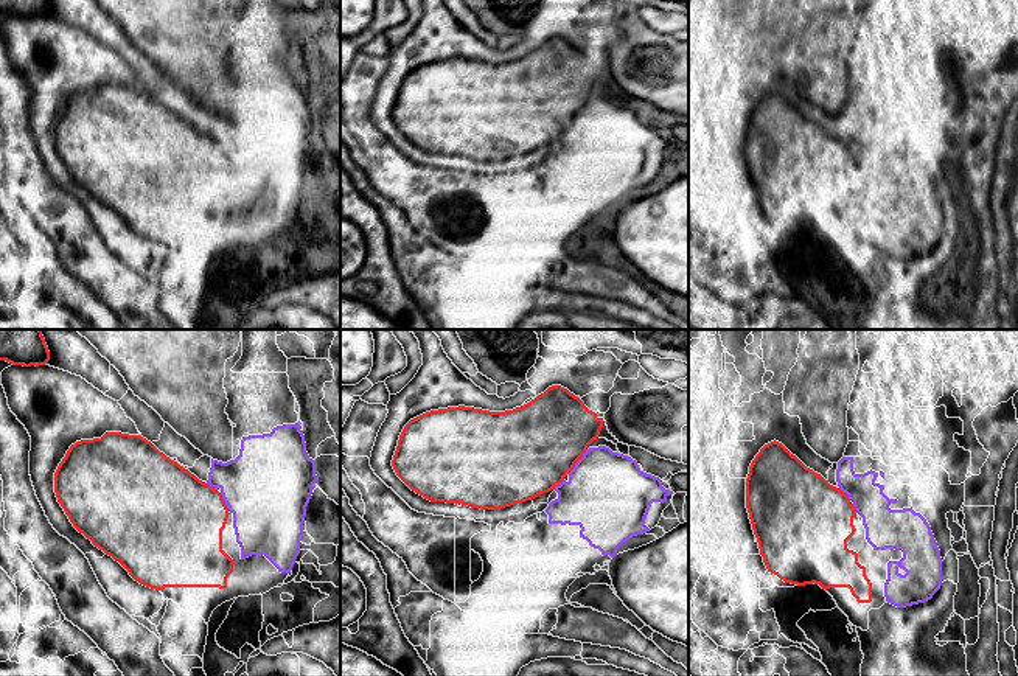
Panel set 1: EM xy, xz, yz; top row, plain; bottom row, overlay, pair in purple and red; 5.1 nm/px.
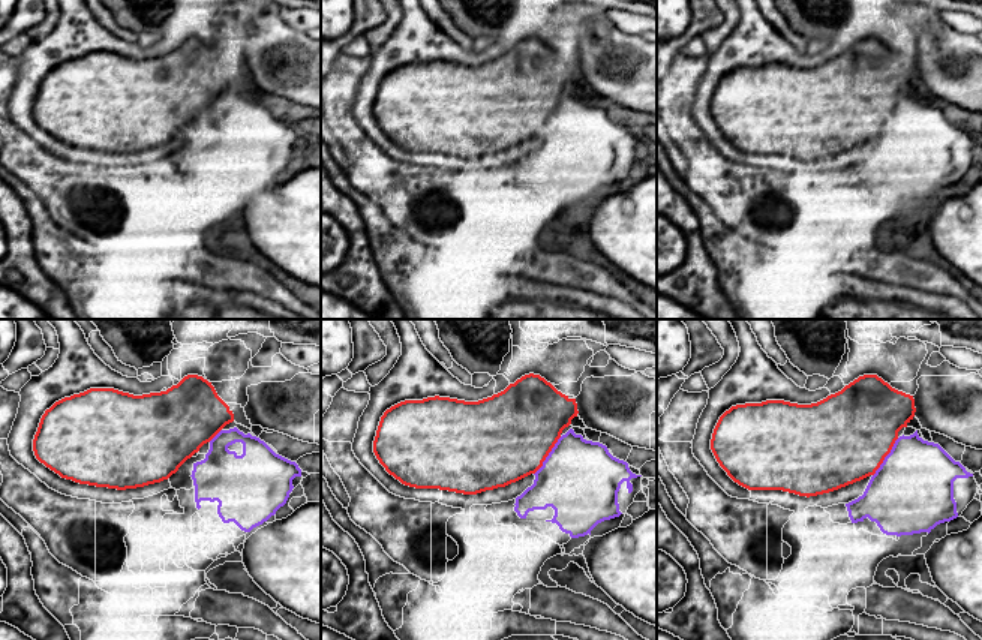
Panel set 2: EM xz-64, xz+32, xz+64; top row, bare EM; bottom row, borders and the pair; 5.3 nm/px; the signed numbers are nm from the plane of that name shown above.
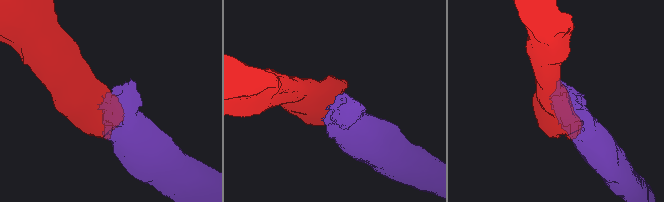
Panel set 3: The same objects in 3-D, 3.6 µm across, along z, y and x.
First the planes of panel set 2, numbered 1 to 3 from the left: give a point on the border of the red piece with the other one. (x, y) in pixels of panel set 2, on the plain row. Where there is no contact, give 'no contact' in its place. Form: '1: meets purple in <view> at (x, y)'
1: meets purple in xz-64 at (216, 99)
2: meets purple in xz+32 at (547, 120)
3: meets purple in xz+64 at (885, 122)

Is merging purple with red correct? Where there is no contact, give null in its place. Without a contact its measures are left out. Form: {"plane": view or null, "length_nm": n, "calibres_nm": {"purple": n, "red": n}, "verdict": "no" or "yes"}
{"plane": "xz", "length_nm": 170, "calibres_nm": {"purple": 420, "red": 460}, "verdict": "yes"}

